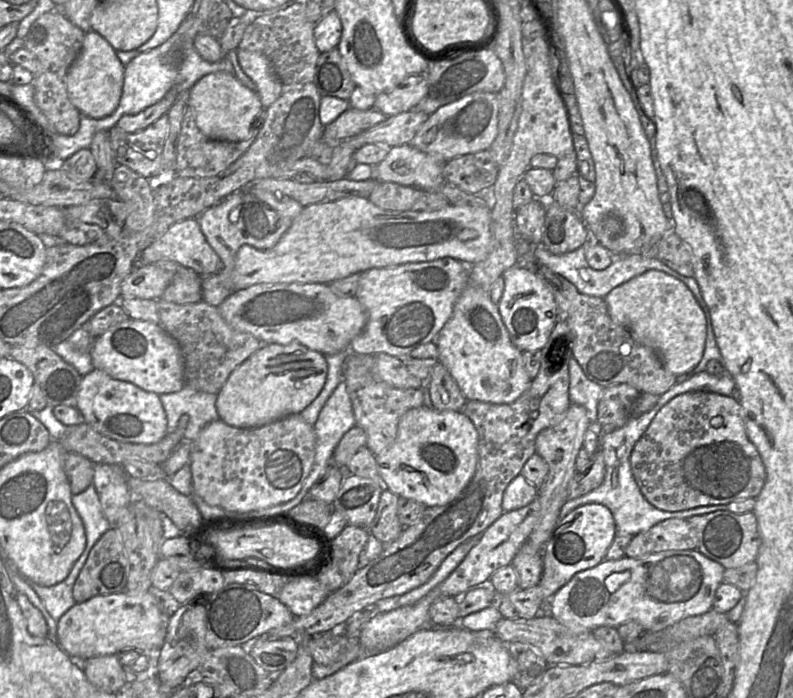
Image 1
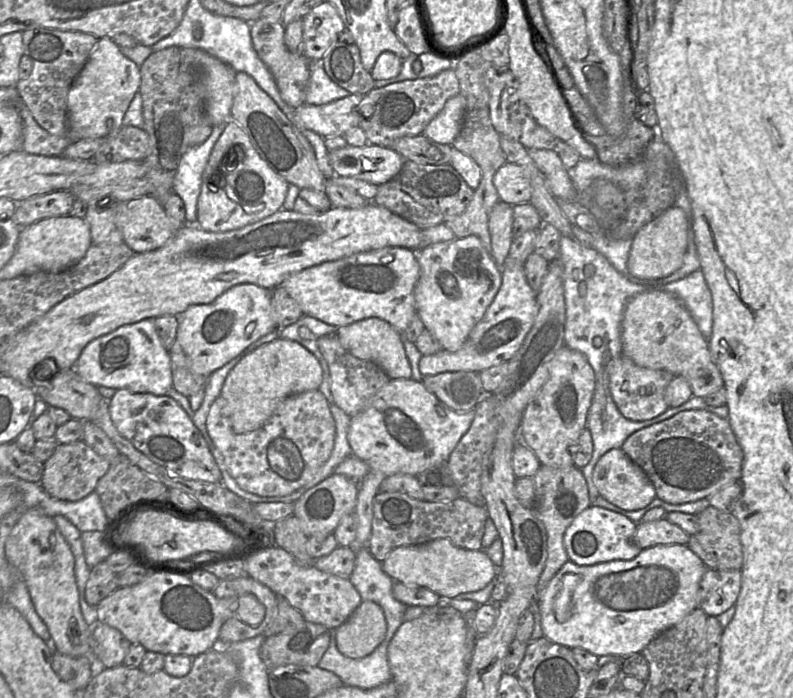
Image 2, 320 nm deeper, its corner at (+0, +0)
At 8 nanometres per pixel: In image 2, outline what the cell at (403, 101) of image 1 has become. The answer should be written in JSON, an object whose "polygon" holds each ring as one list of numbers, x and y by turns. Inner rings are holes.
{"polygon":[[364,95,349,96,323,105,303,104,295,109,297,121,320,136,344,136,360,124,359,105]]}

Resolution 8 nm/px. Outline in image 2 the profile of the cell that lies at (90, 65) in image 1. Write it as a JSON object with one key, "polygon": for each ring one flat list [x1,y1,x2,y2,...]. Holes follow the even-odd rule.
{"polygon":[[108,37,98,39,88,60,73,81,67,96,67,136,72,140,105,138,121,126,140,88,139,67]]}

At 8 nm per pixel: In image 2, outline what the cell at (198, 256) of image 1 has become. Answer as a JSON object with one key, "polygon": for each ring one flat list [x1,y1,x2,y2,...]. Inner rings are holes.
{"polygon":[[144,196,119,204,115,223,124,243,136,253,164,246,177,232,165,209,153,196]]}

